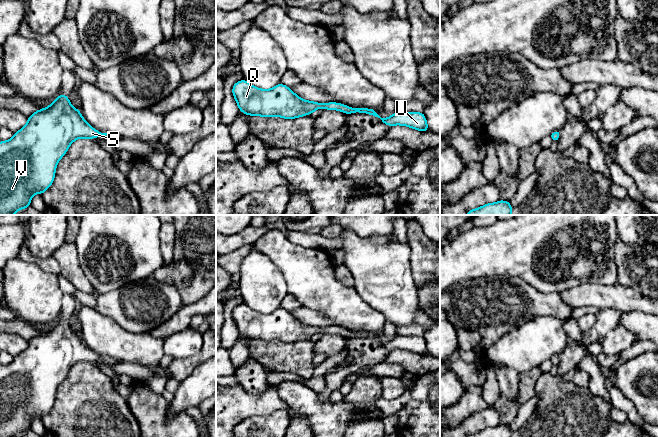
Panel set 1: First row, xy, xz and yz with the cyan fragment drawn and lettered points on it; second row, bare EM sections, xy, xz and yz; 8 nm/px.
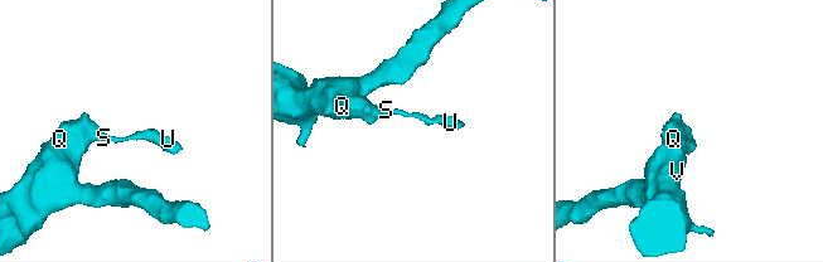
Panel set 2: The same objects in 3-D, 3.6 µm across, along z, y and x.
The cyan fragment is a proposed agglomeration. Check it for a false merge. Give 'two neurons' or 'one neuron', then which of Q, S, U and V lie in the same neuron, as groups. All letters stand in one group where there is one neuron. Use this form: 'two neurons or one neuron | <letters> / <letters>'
one neuron | Q S U V

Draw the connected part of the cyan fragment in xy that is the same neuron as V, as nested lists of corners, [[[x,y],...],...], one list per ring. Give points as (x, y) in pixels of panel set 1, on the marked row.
[[[59,94],[57,99],[44,109],[39,109],[28,117],[27,124],[13,134],[8,141],[0,141],[0,215],[13,215],[20,209],[31,206],[31,198],[35,193],[43,193],[52,185],[58,161],[67,153],[71,143],[79,138],[94,139],[103,137],[113,140],[119,137],[98,132],[83,118],[80,111],[74,108],[69,97]]]

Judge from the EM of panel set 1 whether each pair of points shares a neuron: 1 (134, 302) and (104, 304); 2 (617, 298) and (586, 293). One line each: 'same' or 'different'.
1: same
2: same

